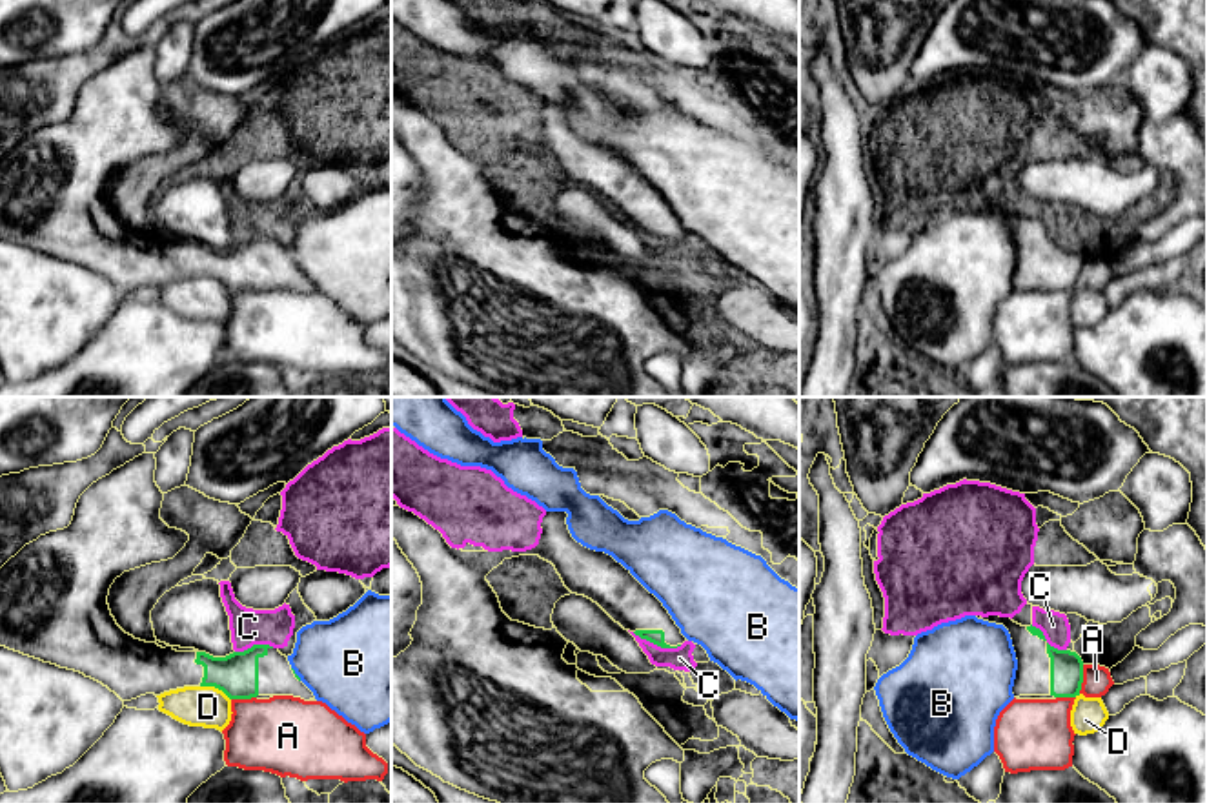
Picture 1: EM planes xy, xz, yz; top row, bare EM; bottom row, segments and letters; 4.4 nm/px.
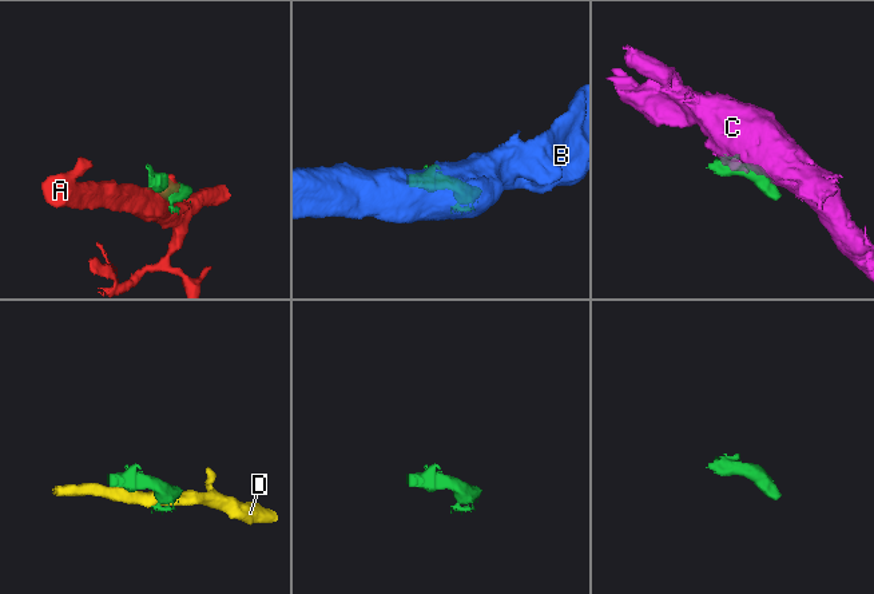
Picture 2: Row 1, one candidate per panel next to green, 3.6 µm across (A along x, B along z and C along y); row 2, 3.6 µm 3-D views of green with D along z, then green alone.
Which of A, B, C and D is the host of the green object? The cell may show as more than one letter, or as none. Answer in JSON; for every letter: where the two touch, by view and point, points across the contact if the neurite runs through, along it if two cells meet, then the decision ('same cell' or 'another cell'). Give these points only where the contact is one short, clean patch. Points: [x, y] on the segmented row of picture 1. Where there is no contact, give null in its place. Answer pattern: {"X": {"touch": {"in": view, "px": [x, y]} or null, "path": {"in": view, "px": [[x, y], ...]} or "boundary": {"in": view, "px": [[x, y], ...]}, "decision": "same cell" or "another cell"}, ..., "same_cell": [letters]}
{"A": {"touch": {"in": "yz", "px": [1082, 680]}, "decision": "another cell"}, "B": {"touch": {"in": "xy", "px": [295, 674]}, "boundary": {"in": "xy", "px": [[292, 667], [301, 680]]}, "decision": "another cell"}, "C": {"touch": {"in": "xz", "px": [658, 645]}, "boundary": {"in": "xz", "px": [[632, 632], [661, 647], [681, 645]]}, "decision": "another cell"}, "D": {"touch": {"in": "xy", "px": [215, 687]}, "decision": "another cell"}, "same_cell": []}

